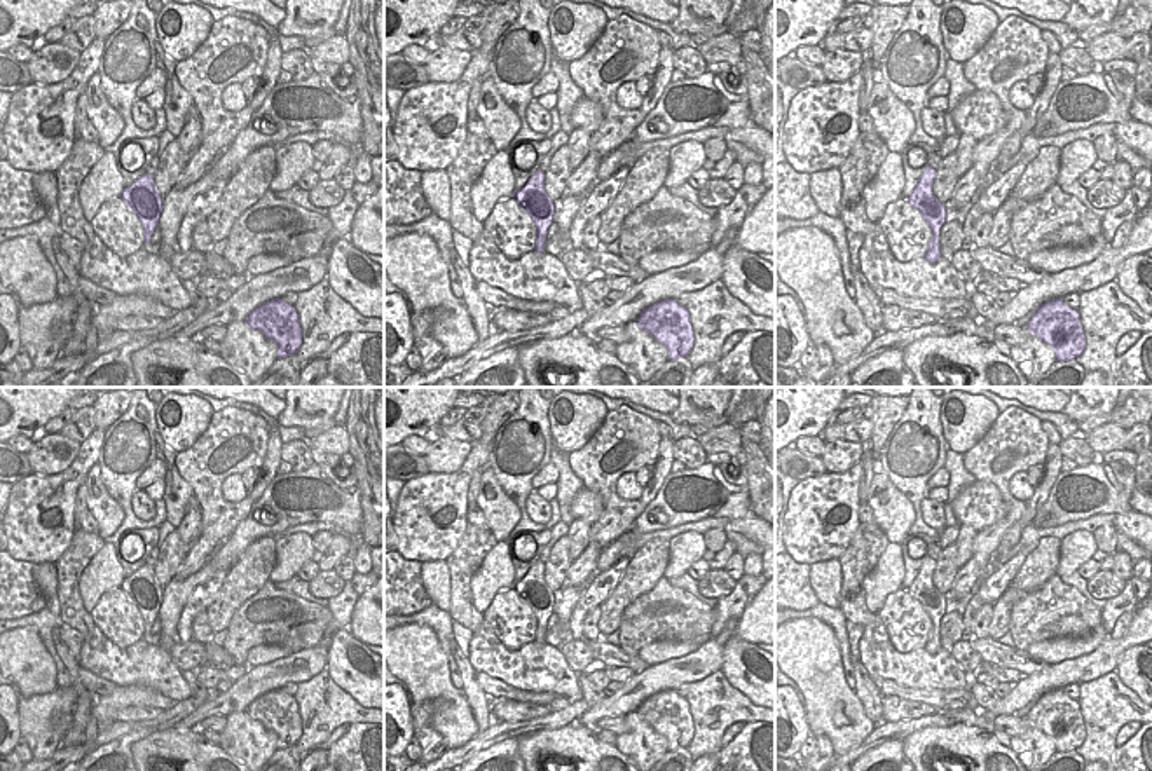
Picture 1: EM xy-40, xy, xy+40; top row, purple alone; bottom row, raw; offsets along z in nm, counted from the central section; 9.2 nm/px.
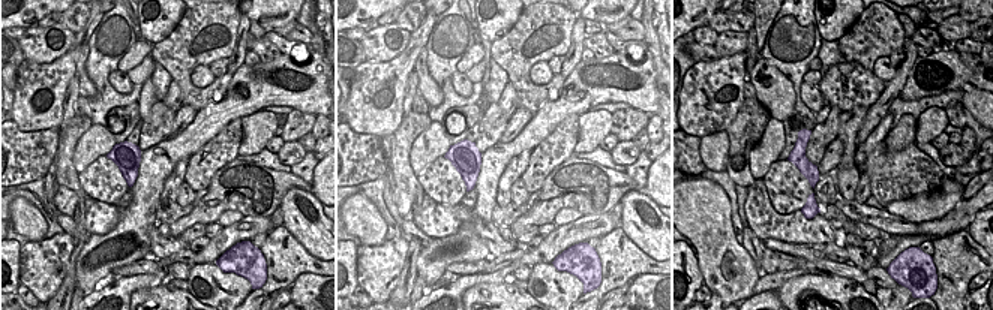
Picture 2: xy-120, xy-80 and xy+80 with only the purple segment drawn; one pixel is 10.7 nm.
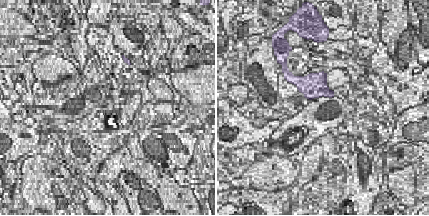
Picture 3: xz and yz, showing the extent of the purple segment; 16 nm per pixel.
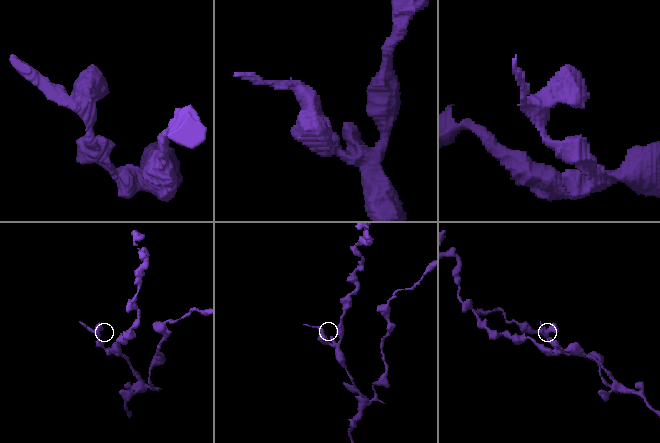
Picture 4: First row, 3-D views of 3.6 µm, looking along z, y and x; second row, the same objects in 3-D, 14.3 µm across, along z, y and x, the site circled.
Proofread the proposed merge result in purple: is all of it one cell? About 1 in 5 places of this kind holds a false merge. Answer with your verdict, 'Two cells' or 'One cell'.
One cell

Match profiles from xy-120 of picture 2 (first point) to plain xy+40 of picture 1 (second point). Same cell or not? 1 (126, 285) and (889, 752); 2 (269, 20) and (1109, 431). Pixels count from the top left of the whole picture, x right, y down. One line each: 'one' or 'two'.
1: one
2: two

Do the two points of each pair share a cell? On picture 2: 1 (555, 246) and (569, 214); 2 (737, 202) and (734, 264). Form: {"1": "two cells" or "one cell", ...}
{"1": "two cells", "2": "two cells"}

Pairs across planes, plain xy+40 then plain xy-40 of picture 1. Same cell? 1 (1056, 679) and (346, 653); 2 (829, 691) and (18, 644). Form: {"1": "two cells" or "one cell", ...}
{"1": "two cells", "2": "one cell"}

